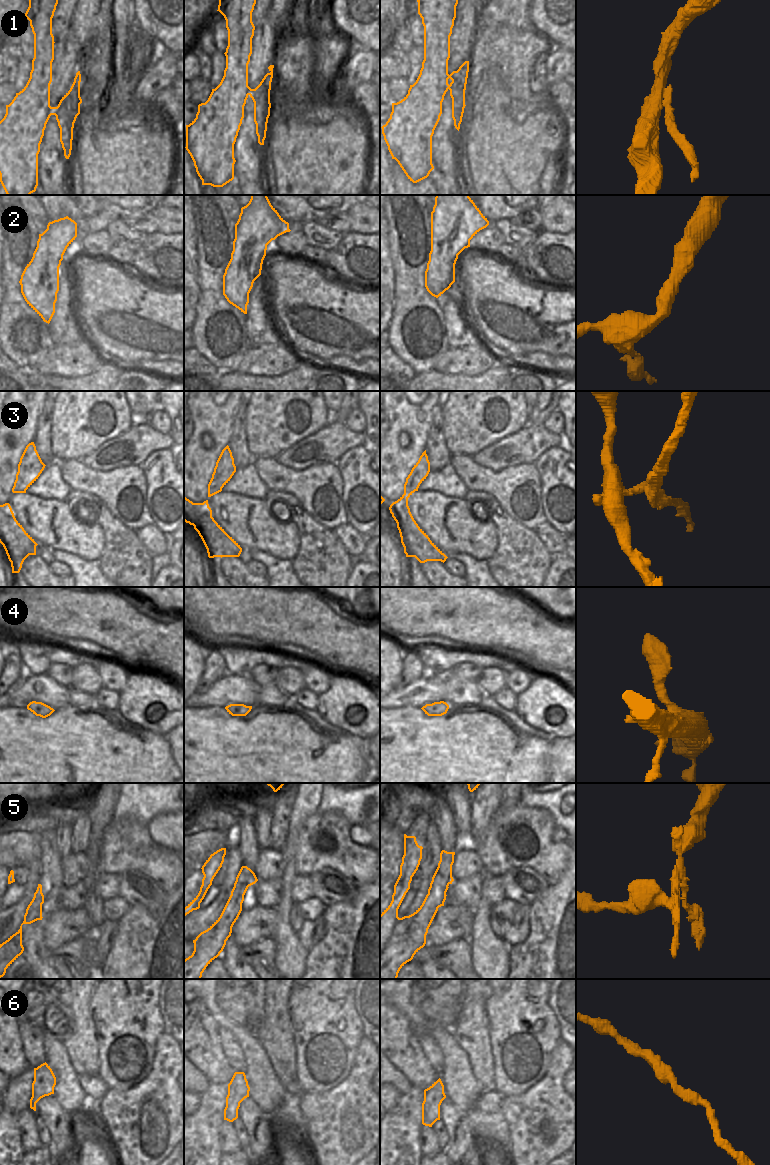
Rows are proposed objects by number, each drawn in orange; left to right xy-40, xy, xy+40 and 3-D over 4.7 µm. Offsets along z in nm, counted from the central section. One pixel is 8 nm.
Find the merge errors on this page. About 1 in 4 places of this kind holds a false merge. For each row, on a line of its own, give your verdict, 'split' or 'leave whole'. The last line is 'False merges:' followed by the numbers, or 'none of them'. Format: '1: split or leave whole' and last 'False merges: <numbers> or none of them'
1: leave whole
2: leave whole
3: split
4: leave whole
5: split
6: leave whole
False merges: 3, 5

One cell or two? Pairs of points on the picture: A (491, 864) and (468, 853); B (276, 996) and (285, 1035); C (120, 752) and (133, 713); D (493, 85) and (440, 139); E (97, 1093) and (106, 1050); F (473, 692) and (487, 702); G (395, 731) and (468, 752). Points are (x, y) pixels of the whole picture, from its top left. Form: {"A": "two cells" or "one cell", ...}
{"A": "two cells", "B": "one cell", "C": "two cells", "D": "two cells", "E": "two cells", "F": "two cells", "G": "one cell"}

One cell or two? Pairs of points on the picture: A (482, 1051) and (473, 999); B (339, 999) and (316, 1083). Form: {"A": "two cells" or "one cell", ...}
{"A": "one cell", "B": "one cell"}

